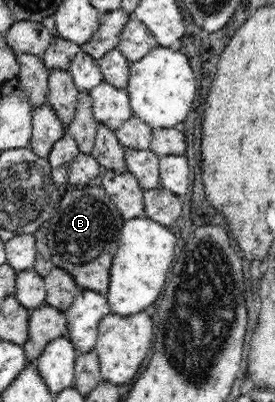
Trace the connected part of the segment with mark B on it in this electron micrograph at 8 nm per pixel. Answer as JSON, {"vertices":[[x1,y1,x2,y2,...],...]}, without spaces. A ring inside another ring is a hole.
{"vertices":[[88,184,66,191,50,217,49,232,45,236,52,262,66,270,82,290,92,290,106,296,111,264,125,221,104,187]]}

